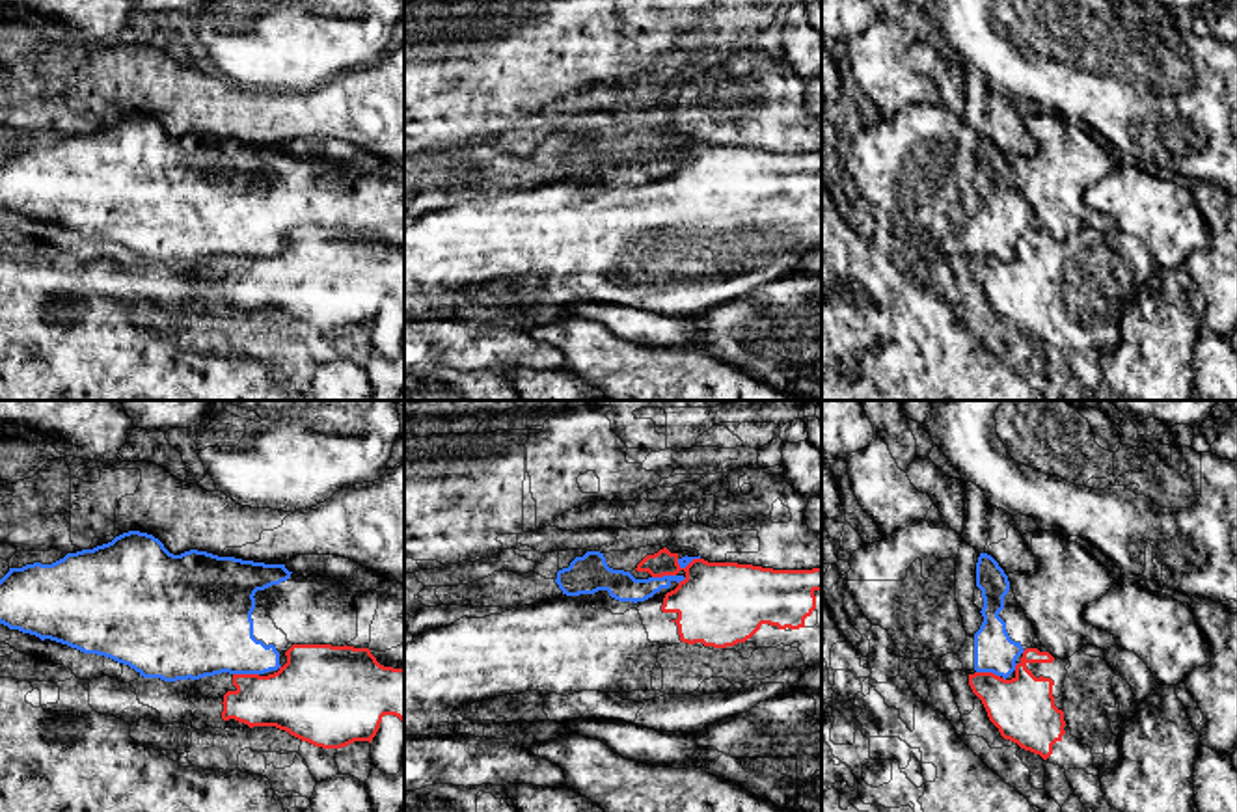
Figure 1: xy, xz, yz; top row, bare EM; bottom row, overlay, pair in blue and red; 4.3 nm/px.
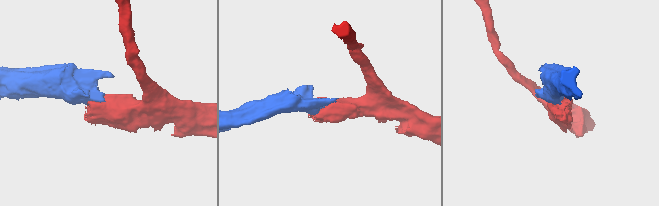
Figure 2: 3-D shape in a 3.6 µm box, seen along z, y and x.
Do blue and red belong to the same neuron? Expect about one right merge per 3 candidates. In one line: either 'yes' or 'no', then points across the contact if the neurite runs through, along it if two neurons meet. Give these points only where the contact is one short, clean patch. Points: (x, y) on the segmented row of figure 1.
no; border xy (233, 673), (258, 675)

